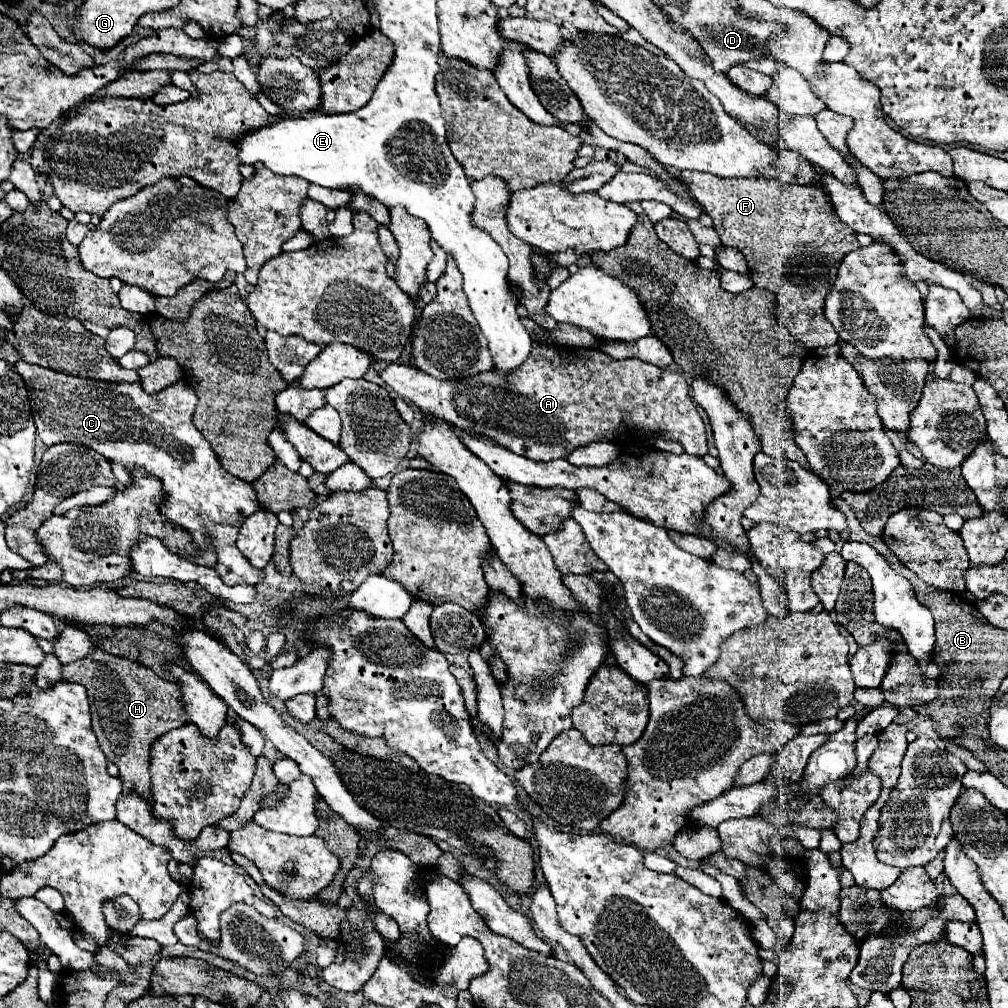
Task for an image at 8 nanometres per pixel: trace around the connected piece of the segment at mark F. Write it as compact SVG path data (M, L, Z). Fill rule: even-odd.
M681 171L679 179L713 219L723 245L743 253L755 287L775 293L777 321L809 349L835 345L839 337L823 315L823 299L843 255L859 249L859 243L855 231L839 221L827 195L811 185L779 189L767 179L723 179L699 171Z

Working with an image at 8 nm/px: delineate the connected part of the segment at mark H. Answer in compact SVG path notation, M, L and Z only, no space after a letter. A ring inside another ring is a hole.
M95 647L85 659L63 665L63 679L85 685L93 713L93 733L97 735L107 759L119 767L123 793L135 789L151 801L149 747L165 731L187 723L183 709L179 709L177 685L161 679L157 673L135 661L115 657L99 647Z

